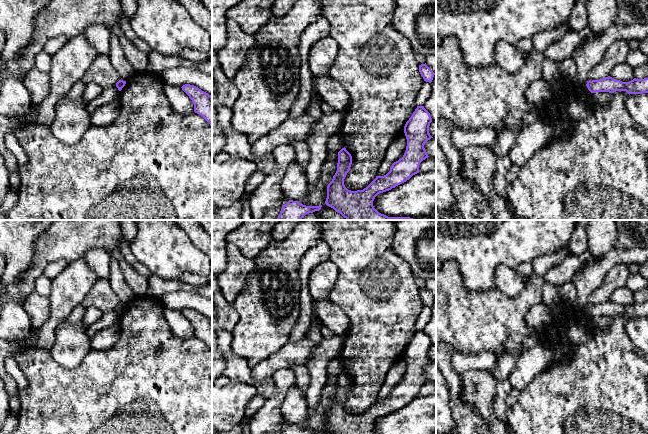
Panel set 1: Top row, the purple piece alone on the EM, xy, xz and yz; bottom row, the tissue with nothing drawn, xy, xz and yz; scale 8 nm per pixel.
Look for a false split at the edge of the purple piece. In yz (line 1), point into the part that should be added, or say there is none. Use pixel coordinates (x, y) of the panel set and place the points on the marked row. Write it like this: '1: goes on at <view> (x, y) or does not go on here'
1: does not go on here

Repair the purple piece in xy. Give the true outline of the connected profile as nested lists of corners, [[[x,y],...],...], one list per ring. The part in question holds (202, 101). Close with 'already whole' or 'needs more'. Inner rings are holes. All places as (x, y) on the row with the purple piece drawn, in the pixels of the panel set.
[[[185,84],[181,88],[192,100],[194,112],[201,115],[212,127],[212,96],[194,85]]] | already whole

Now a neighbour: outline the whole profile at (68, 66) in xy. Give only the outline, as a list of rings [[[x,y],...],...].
[[[83,34],[68,39],[65,45],[52,56],[50,94],[37,106],[36,123],[50,128],[56,115],[56,105],[78,81],[98,56],[96,49]]]

